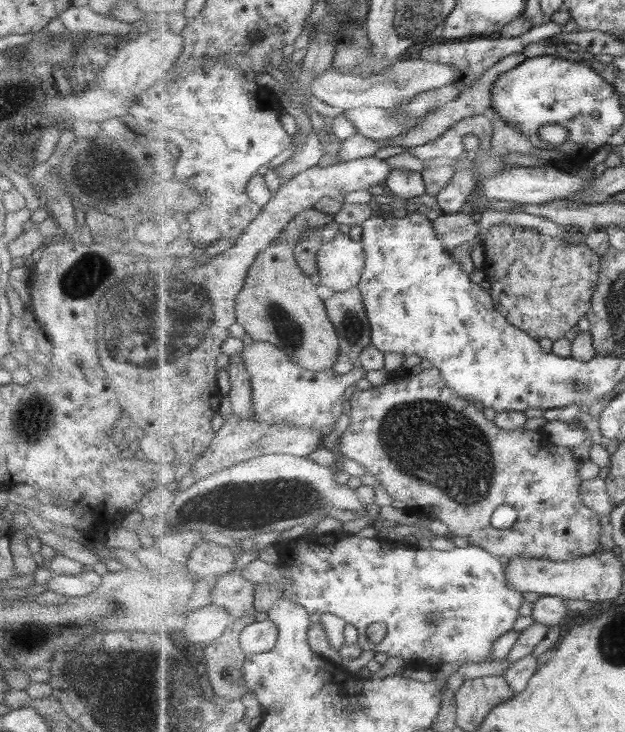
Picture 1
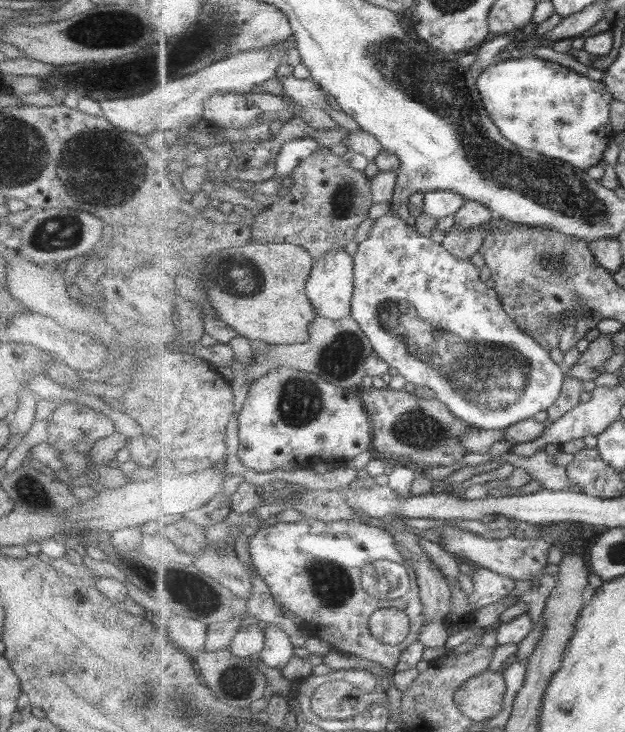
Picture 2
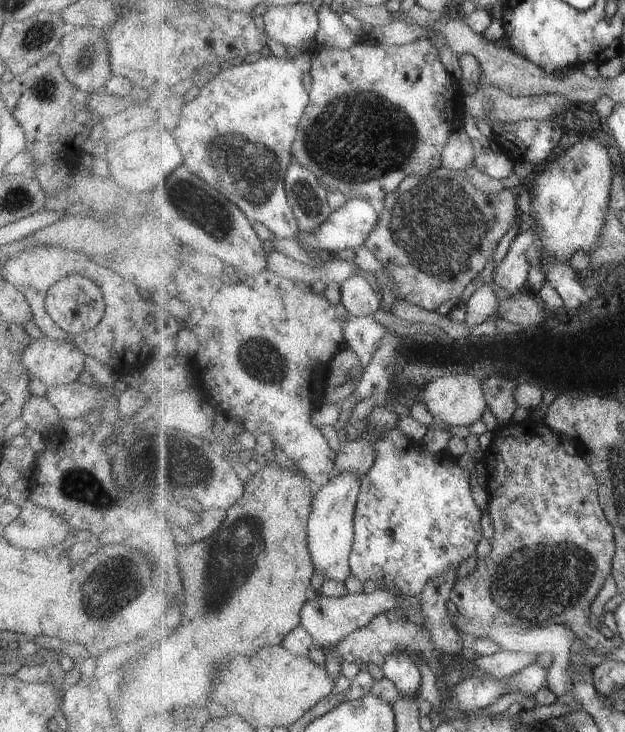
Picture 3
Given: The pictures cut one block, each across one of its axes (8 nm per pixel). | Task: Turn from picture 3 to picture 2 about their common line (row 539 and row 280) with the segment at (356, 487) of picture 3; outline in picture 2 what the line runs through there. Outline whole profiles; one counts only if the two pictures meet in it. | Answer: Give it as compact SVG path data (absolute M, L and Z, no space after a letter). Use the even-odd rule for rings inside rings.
M345 250L327 252L323 258L315 261L306 289L319 317L341 320L352 316L352 298L355 290L354 268L355 255L351 256Z

